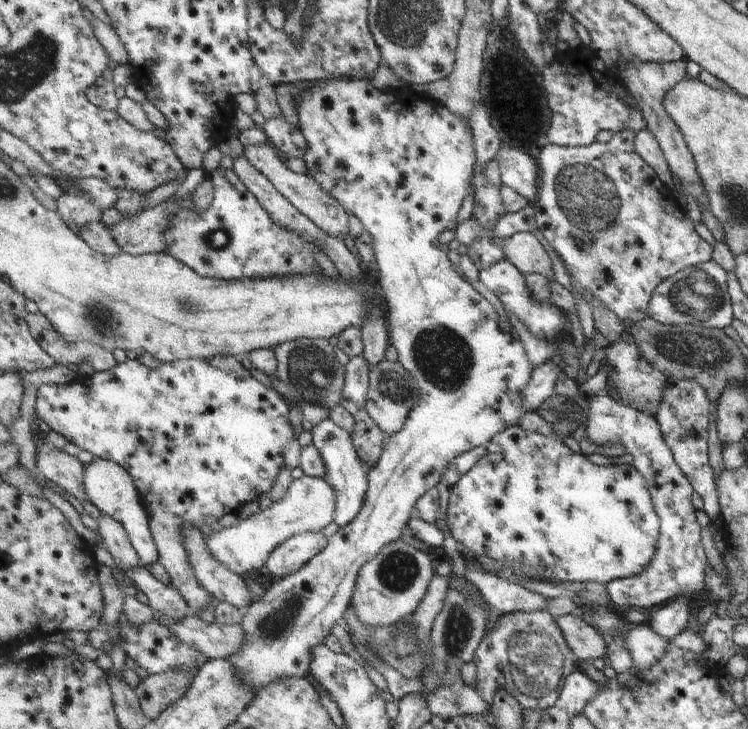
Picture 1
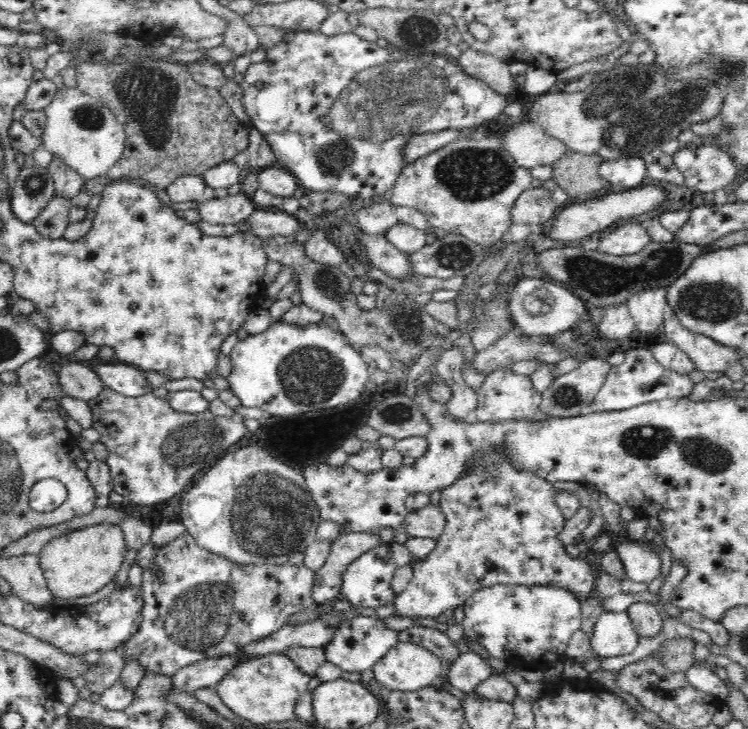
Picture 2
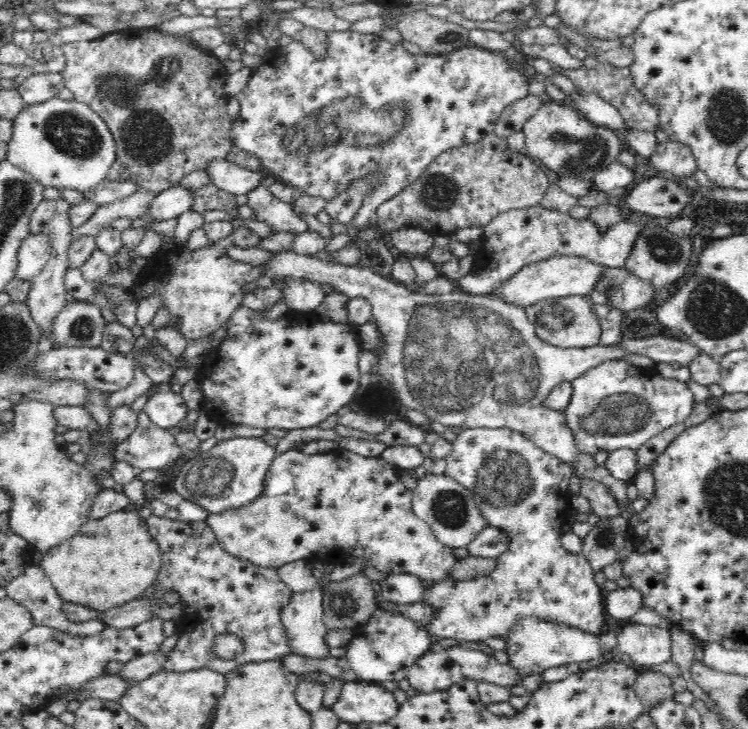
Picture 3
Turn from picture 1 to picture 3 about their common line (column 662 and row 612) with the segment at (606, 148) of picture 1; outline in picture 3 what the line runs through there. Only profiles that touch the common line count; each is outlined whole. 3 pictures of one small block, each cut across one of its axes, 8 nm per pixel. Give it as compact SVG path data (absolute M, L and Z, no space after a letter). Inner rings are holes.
M152 515L145 520L149 534L161 550L161 569L156 574L154 586L156 590L176 590L180 594L180 604L184 609L182 622L178 622L178 646L170 652L166 671L187 672L190 670L212 670L225 676L237 667L252 662L275 661L291 654L288 639L285 637L285 626L281 621L281 613L293 596L290 587L286 586L278 569L258 566L253 562L228 554L211 532L205 520L186 522L185 520L170 520ZM232 633L244 641L244 652L234 660L219 659L213 649L214 638L218 634Z

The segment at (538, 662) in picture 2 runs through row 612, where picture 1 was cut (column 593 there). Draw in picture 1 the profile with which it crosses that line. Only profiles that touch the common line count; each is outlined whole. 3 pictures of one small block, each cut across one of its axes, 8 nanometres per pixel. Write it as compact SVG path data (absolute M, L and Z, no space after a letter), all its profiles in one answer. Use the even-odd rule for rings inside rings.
M511 426L504 432L496 435L489 444L487 454L481 458L468 474L465 474L457 484L451 486L450 501L448 503L446 524L452 537L457 543L463 544L477 557L493 558L507 564L527 564L527 568L533 568L544 576L543 581L551 584L561 582L589 582L596 581L601 584L610 584L613 580L627 576L639 575L643 568L650 564L657 551L657 541L661 531L661 522L658 520L657 511L650 500L649 490L646 489L646 481L639 476L639 472L629 464L595 466L587 456L571 452L571 448L555 435L537 434L528 432L518 426Z

